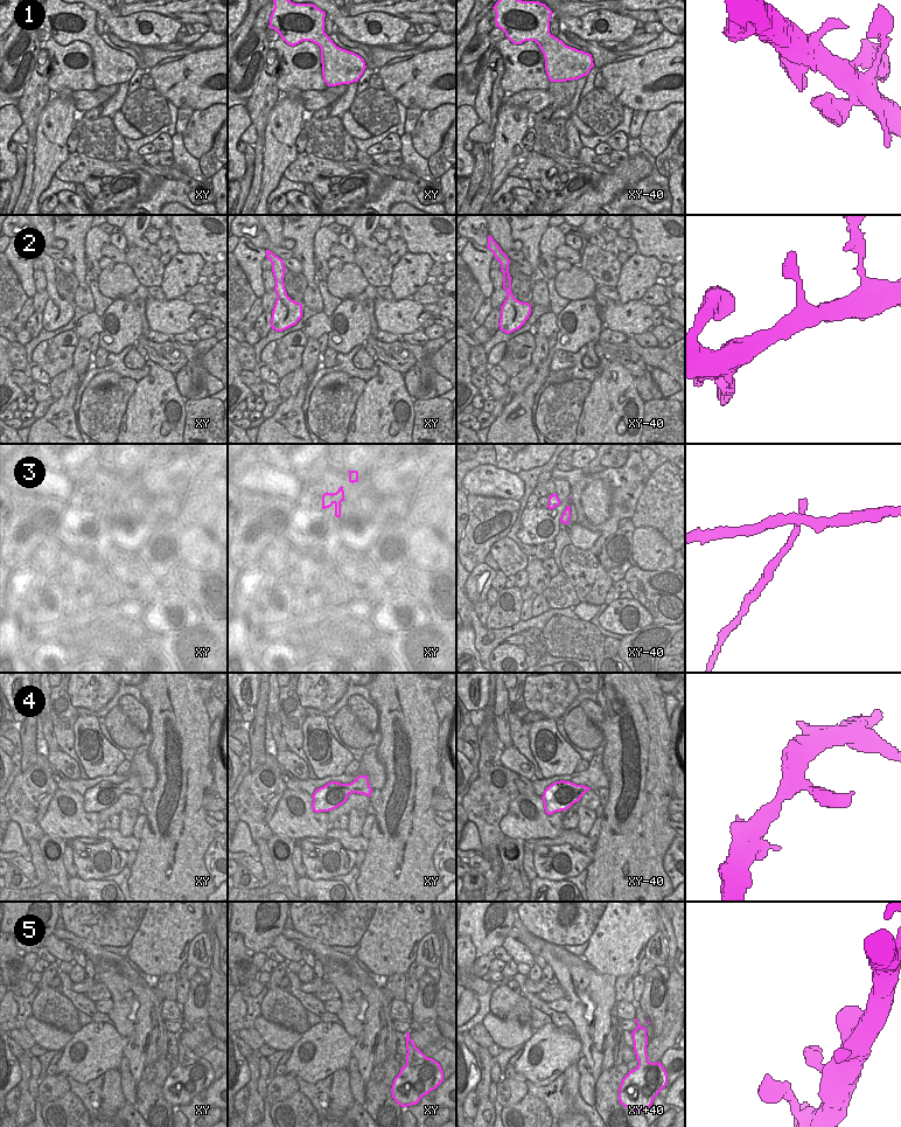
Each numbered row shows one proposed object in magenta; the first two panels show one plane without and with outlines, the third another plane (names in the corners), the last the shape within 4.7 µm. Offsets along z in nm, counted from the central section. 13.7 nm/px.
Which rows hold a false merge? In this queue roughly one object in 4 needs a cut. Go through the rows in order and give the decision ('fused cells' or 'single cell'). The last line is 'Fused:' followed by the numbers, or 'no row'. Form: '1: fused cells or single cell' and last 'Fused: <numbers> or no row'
1: single cell
2: single cell
3: fused cells
4: single cell
5: single cell
Fused: 3

